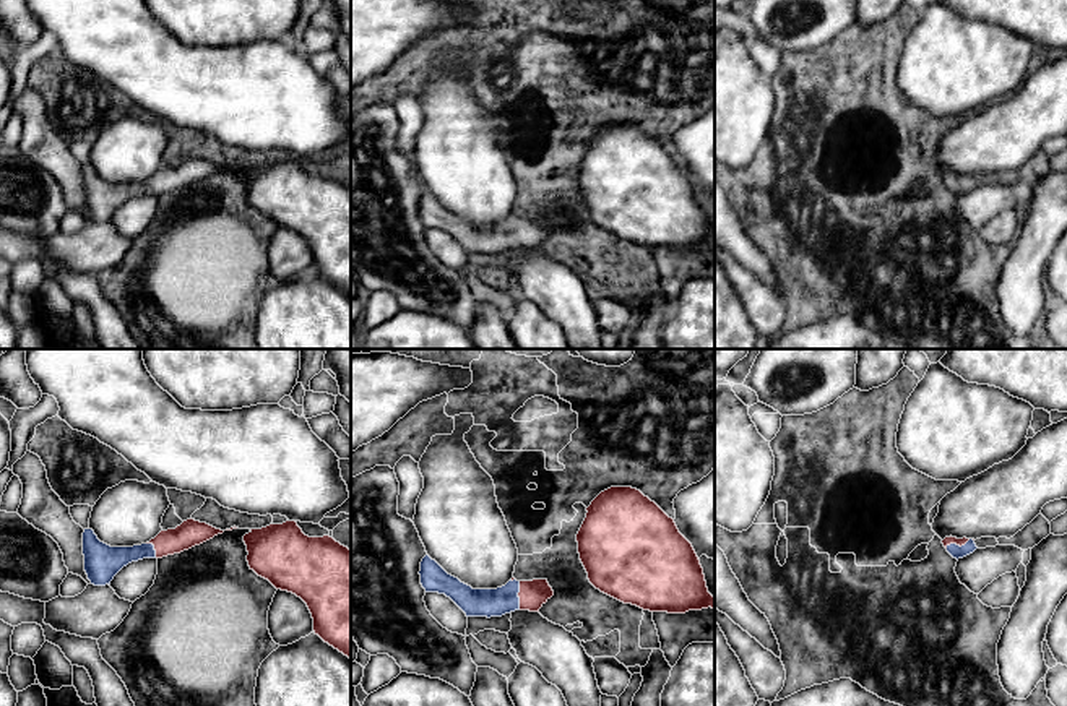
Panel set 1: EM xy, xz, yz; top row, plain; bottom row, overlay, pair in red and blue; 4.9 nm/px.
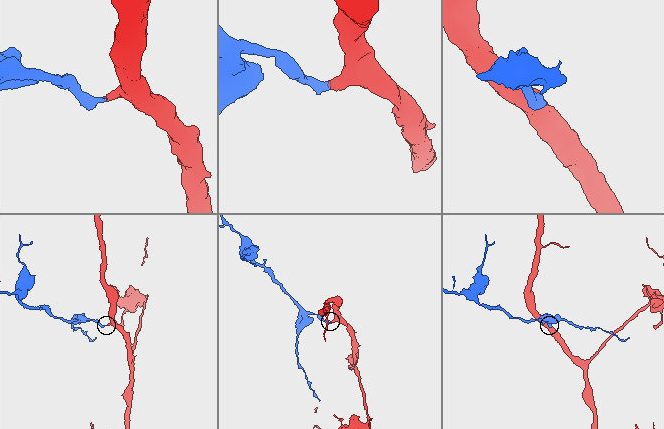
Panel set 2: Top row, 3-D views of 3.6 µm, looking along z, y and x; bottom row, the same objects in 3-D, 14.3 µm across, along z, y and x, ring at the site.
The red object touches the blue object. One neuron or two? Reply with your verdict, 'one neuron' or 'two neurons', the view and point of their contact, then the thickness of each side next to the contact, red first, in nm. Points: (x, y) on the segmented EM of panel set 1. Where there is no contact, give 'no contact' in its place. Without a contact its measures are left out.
one neuron | xz (518, 596) | 140/140 nm

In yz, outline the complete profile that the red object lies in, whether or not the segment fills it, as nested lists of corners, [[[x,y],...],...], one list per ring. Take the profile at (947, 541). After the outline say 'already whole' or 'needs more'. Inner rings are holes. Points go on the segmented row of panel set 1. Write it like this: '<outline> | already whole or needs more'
[[[950,536],[945,537],[942,544],[947,549],[947,552],[957,560],[973,553],[978,549],[974,540],[966,537],[957,539]]] | needs more

